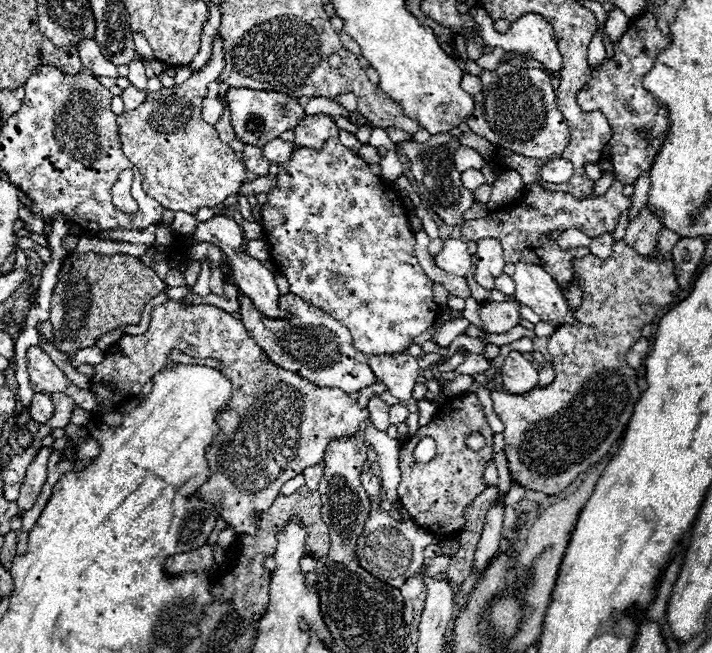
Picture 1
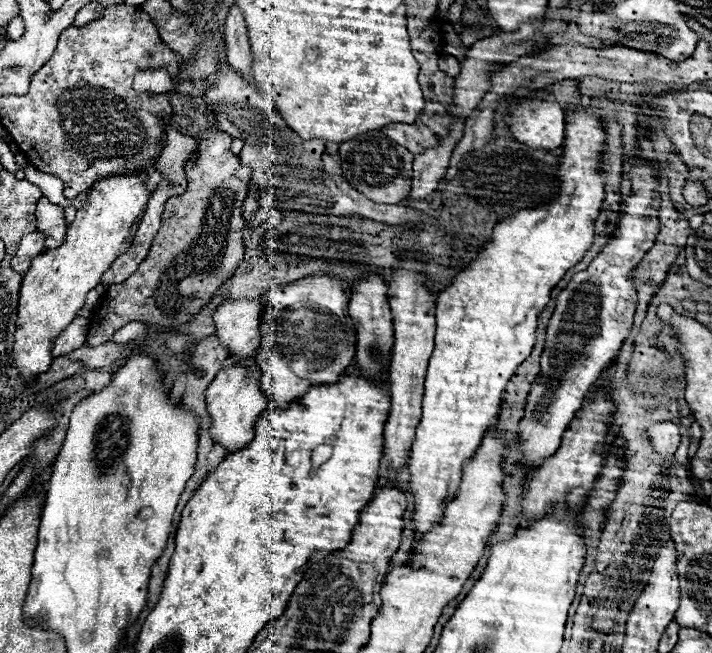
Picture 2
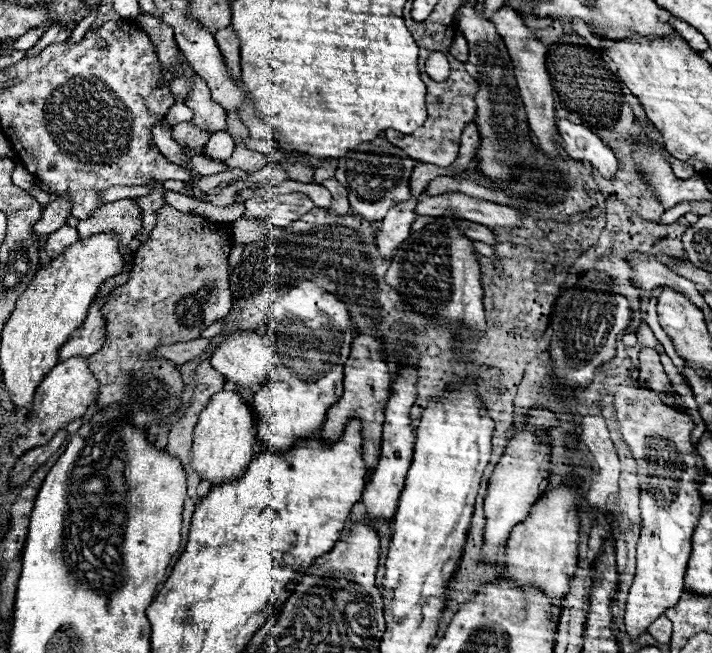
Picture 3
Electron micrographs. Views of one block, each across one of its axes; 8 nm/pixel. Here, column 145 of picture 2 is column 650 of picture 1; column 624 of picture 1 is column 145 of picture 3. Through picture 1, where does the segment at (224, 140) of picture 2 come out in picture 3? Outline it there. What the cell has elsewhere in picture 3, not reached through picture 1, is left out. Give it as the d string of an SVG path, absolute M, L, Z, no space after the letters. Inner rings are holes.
M162 206L158 210L158 224L152 230L152 236L146 244L136 250L134 268L126 284L114 288L102 306L102 316L106 322L106 340L104 346L88 358L90 370L100 382L98 406L106 408L114 402L122 404L122 410L130 412L130 420L136 428L150 428L152 422L168 420L180 406L182 394L182 376L174 364L164 358L150 360L148 354L158 346L168 346L176 342L188 342L200 336L200 332L214 324L216 320L228 316L232 308L232 292L230 292L230 264L228 256L232 250L230 232L220 232L228 224L220 224L192 212L180 212L172 206Z

